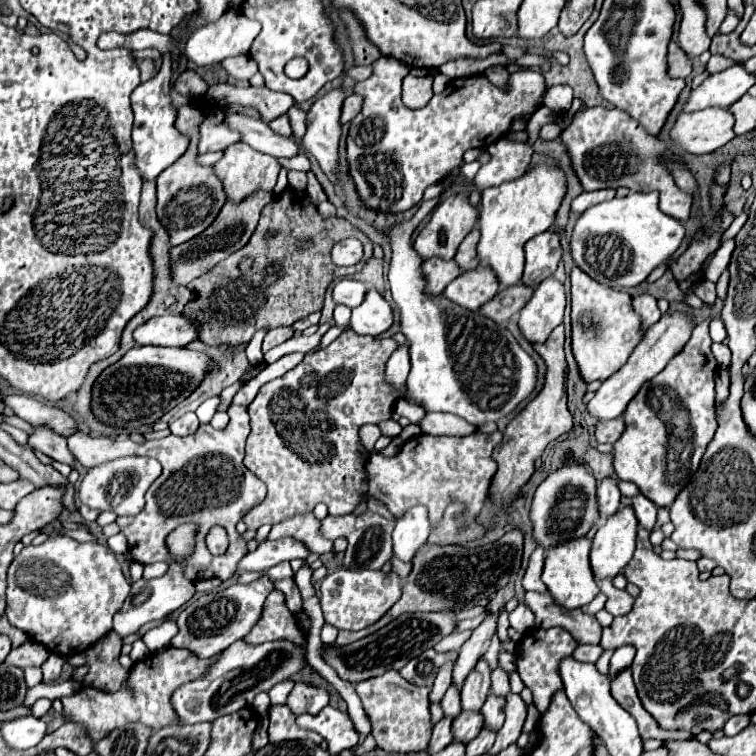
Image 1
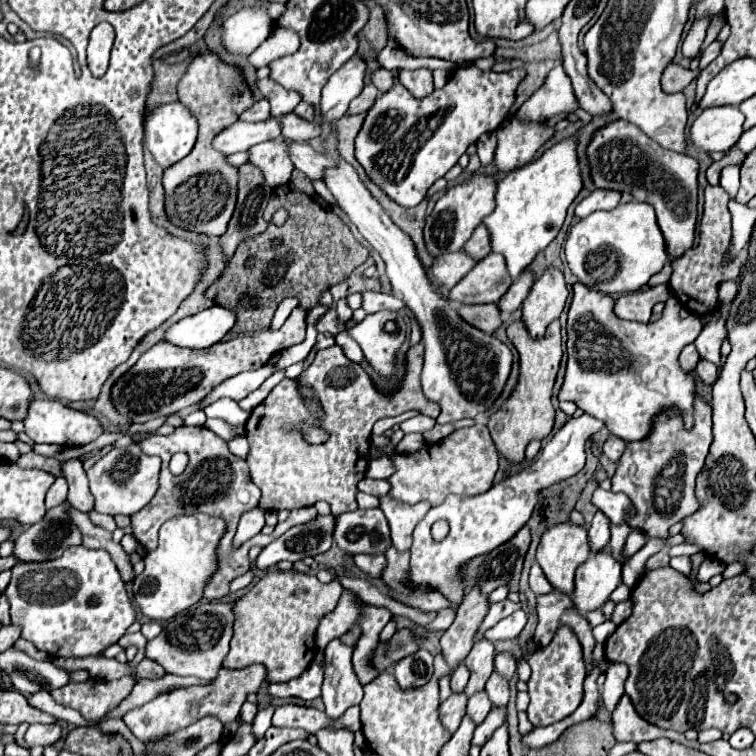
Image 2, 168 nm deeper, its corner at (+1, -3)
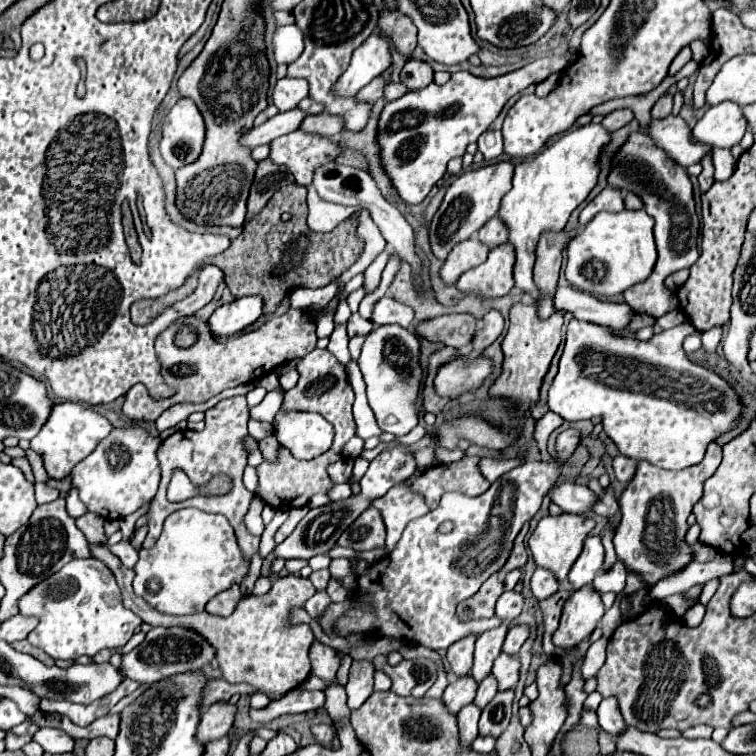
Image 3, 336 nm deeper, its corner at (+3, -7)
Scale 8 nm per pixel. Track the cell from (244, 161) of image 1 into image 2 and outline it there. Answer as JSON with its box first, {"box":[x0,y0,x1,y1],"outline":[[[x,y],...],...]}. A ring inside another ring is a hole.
{"box":[249,138,293,188],"outline":[[[285,138],[263,142],[263,144],[249,148],[249,162],[263,172],[265,182],[271,188],[287,184],[291,178],[291,172],[293,172],[293,164],[287,154]]]}

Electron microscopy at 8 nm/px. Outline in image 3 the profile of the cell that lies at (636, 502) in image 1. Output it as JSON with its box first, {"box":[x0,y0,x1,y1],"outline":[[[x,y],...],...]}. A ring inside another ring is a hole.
{"box":[547,482,595,514],"outline":[[[563,482],[553,486],[547,496],[551,498],[551,502],[555,502],[563,512],[573,512],[573,514],[581,514],[581,512],[589,512],[591,506],[595,504],[595,494],[581,484],[573,484],[573,482]]]}

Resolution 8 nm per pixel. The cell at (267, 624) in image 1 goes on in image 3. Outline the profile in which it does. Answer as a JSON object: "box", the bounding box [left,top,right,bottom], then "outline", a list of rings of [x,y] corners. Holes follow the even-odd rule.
{"box":[91,544,315,694],"outline":[[[105,544],[91,546],[91,554],[113,572],[113,576],[117,578],[117,584],[121,588],[121,594],[123,594],[123,604],[131,612],[135,612],[143,622],[147,622],[153,628],[155,626],[163,626],[163,628],[181,626],[181,628],[189,628],[189,630],[201,634],[215,648],[215,658],[221,666],[223,680],[233,682],[233,684],[247,682],[247,684],[253,684],[255,688],[259,688],[261,692],[287,694],[289,690],[297,688],[299,684],[303,684],[309,678],[311,666],[309,666],[307,652],[315,638],[307,624],[289,626],[289,610],[295,606],[303,606],[305,600],[315,594],[315,588],[309,578],[301,578],[301,576],[293,576],[293,574],[289,574],[285,578],[277,578],[273,582],[273,588],[265,596],[245,596],[239,602],[237,610],[227,618],[219,618],[209,612],[199,612],[199,614],[191,614],[191,616],[171,616],[171,614],[157,612],[143,598],[135,596],[133,586],[131,586],[135,572],[125,568],[121,564],[121,560],[117,556],[113,556]]]}

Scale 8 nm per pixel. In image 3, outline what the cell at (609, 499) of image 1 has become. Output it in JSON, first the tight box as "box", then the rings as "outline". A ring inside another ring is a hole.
{"box":[567,536,603,592],"outline":[[[589,536],[585,540],[583,552],[579,554],[579,560],[575,560],[567,580],[571,584],[571,592],[587,586],[593,582],[593,578],[603,570],[603,544],[599,536]]]}

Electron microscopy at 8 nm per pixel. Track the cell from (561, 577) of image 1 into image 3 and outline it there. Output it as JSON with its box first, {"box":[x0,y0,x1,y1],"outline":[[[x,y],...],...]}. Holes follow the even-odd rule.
{"box":[529,514,595,580],"outline":[[[559,514],[559,516],[545,516],[539,520],[535,532],[529,538],[531,554],[537,562],[537,566],[553,570],[557,580],[565,580],[567,572],[571,570],[571,564],[577,560],[579,552],[583,550],[583,540],[589,536],[589,532],[595,528],[595,520],[587,514]]]}

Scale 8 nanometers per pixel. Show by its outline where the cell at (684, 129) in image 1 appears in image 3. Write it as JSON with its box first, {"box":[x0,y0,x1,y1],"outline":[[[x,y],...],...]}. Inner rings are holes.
{"box":[693,102,747,148],"outline":[[[721,102],[705,112],[705,116],[695,124],[693,134],[709,146],[731,148],[739,144],[745,130],[747,120],[741,112],[741,106],[735,102]]]}

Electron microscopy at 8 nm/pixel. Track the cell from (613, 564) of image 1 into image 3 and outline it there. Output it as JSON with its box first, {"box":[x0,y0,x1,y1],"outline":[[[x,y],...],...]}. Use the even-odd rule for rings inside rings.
{"box":[553,586,605,648],"outline":[[[591,586],[573,592],[563,608],[559,628],[553,634],[553,644],[557,648],[579,646],[585,638],[589,638],[603,614],[605,608],[601,604],[601,596]]]}

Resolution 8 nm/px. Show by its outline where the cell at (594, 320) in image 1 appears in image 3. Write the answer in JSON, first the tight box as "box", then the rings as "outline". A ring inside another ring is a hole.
{"box":[549,320,743,470],"outline":[[[571,320],[571,324],[567,326],[567,340],[565,340],[565,348],[563,348],[563,354],[561,354],[561,360],[559,360],[559,372],[549,388],[549,410],[559,414],[565,422],[575,422],[575,420],[589,420],[589,418],[595,418],[595,416],[601,416],[603,418],[603,430],[605,434],[615,442],[615,446],[619,448],[619,452],[627,458],[633,458],[633,460],[647,460],[663,470],[683,470],[683,468],[689,468],[689,466],[695,466],[703,460],[705,456],[705,450],[711,442],[715,442],[719,436],[727,434],[729,430],[733,430],[739,420],[741,420],[741,414],[743,414],[743,404],[739,402],[739,396],[737,392],[731,388],[731,384],[727,380],[723,380],[719,374],[707,370],[705,366],[699,366],[695,362],[691,362],[685,352],[683,352],[683,338],[687,334],[691,334],[695,328],[691,324],[679,324],[671,330],[663,330],[659,334],[655,334],[649,342],[641,342],[641,340],[633,340],[633,338],[621,338],[621,336],[613,336],[609,328],[605,326],[597,326],[597,324],[583,324],[579,320]]]}

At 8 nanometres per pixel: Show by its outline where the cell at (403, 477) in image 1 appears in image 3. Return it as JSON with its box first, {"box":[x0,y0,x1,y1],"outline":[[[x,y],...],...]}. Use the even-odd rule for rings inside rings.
{"box":[411,456,491,510],"outline":[[[465,456],[461,462],[455,464],[439,464],[421,474],[411,488],[425,496],[427,506],[431,510],[437,508],[441,496],[451,490],[467,496],[479,496],[491,484],[479,472],[477,462],[479,462],[477,456]]]}

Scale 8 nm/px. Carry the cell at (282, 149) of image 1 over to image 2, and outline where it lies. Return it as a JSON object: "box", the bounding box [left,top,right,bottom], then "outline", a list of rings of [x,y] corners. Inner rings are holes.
{"box":[289,142,333,180],"outline":[[[291,142],[289,156],[291,156],[293,166],[297,170],[301,170],[303,174],[307,174],[311,180],[323,178],[323,168],[333,166],[333,160],[315,152],[309,144],[303,144],[303,142]]]}

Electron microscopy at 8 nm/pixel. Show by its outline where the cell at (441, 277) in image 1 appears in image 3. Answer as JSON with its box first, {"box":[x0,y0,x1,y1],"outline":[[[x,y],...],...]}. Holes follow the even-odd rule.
{"box":[441,236,489,284],"outline":[[[471,236],[469,240],[455,244],[455,248],[451,250],[449,258],[441,268],[443,282],[447,284],[457,282],[463,272],[479,266],[487,258],[487,254],[489,254],[489,248],[483,242],[479,242],[477,236]]]}

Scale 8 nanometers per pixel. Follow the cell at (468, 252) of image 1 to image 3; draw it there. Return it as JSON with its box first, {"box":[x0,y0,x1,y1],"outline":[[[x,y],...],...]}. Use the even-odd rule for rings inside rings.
{"box":[477,216,509,248],"outline":[[[493,216],[479,232],[477,232],[477,238],[487,244],[489,248],[495,248],[503,242],[507,242],[507,236],[509,236],[509,230],[507,226],[503,224],[503,220],[499,216]]]}

